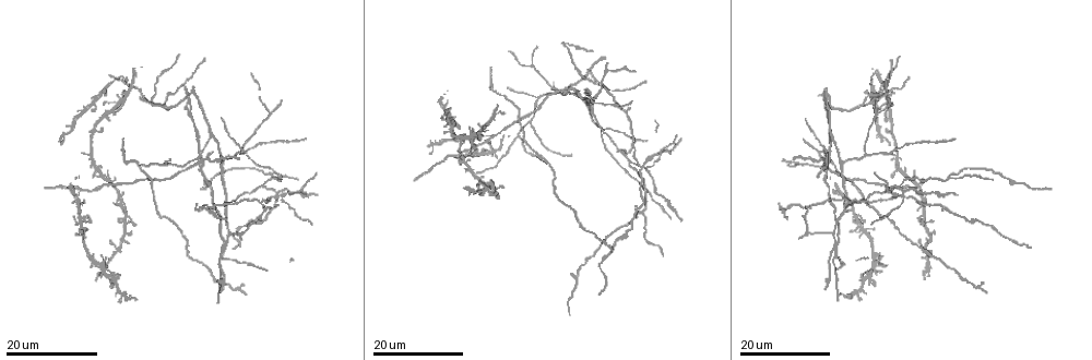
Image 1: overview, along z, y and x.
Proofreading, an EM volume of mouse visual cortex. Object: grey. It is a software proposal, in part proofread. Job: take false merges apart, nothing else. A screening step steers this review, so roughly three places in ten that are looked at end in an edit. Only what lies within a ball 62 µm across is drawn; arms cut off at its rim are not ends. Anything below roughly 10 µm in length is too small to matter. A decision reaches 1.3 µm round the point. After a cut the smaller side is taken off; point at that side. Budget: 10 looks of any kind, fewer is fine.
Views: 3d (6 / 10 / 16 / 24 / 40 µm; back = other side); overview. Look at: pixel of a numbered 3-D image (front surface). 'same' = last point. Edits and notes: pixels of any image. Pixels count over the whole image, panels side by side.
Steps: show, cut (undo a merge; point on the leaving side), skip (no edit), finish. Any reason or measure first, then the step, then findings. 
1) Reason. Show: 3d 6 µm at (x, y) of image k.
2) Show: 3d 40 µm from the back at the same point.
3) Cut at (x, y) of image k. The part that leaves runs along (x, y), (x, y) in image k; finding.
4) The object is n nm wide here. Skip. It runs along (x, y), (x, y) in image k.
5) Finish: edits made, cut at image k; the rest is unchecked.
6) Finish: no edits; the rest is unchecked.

A fork. Show: 3d 24 µm at (951, 179) of image 1.

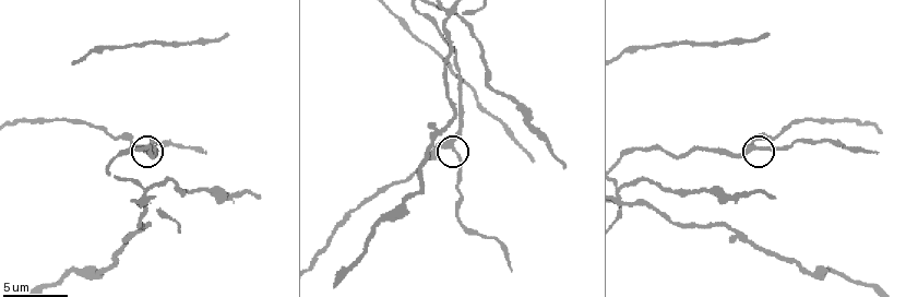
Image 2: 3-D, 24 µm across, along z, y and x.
Show: 3d 10 µm at (753, 149) of image 2.

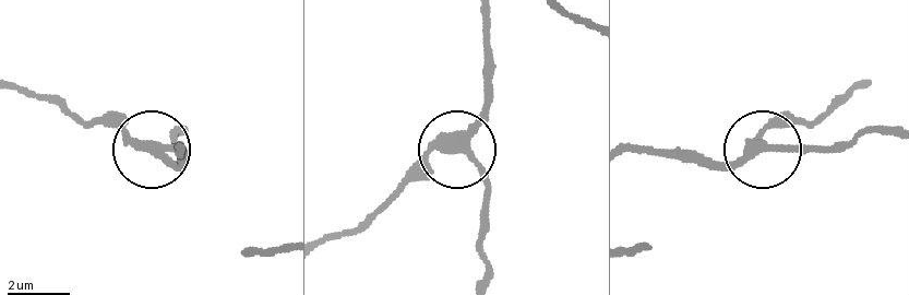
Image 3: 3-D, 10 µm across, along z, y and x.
The object is 300 nm wide here. Skip. It runs along (630, 151), (661, 148), (740, 164), (770, 148), (830, 148) in image 3; one cell here.

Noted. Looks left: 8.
Three-way junction. Show: 3d 16 µm at (591, 114) of image 1.

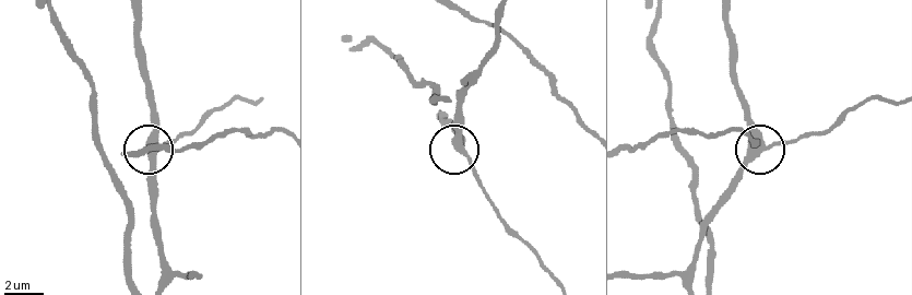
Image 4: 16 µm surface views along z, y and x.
Show: 3d 6 µm at (760, 149) of image 4.

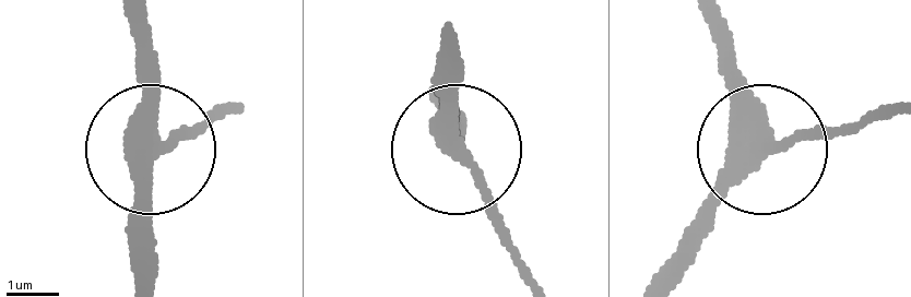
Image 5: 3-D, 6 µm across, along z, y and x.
3 arms meet here. Skip. It runs along (707, 23), (759, 154), (681, 241) in image 5; one cell here.

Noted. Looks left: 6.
Show: 3d 10 µm at (621, 204) of image 2.

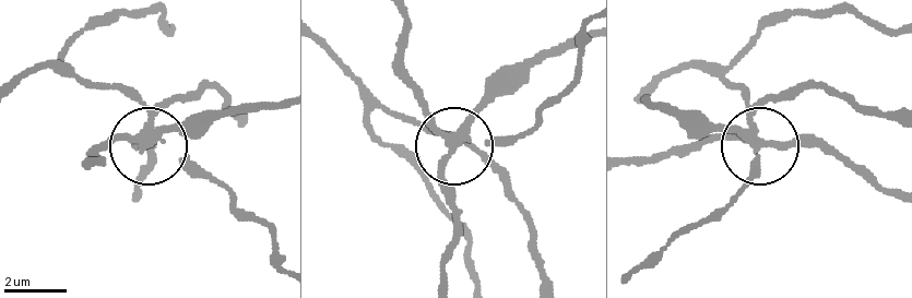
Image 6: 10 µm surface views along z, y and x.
The side arm is 39 µm long. Cut at (117, 139) of image 6. The part that leaves runs along (151, 129), (113, 139), (96, 159) in image 6; two cells meet here.

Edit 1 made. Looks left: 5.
Branch point. Show: 3d 24 µm at (843, 161) of image 1.

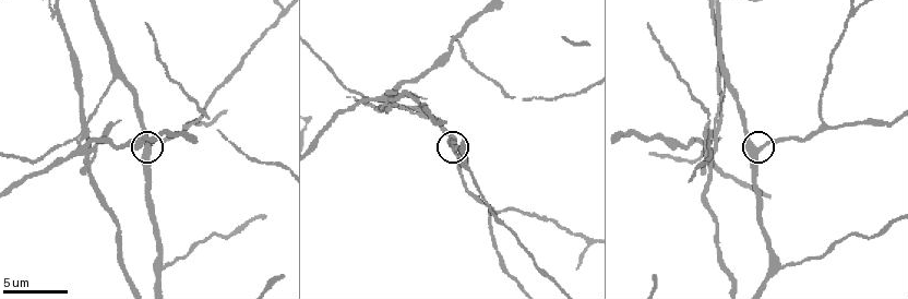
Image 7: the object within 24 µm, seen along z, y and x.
Zoom in. Show: 3d 6 µm at (757, 151) of image 7.

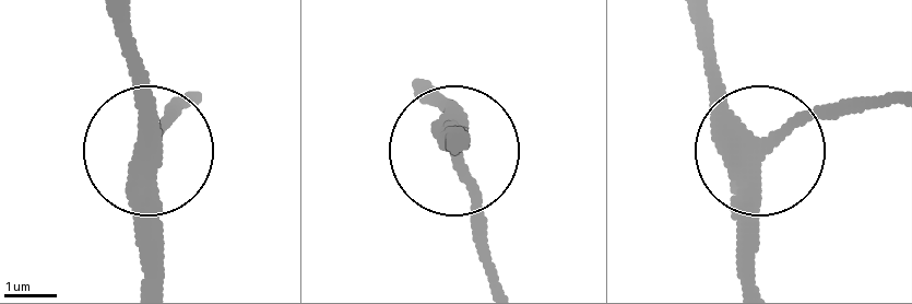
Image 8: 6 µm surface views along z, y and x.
The object is 370 nm wide here. Skip. Continuous, no second cell.

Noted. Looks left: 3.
Three arms meet. Show: 3d 24 µm at (151, 100) of image 1.

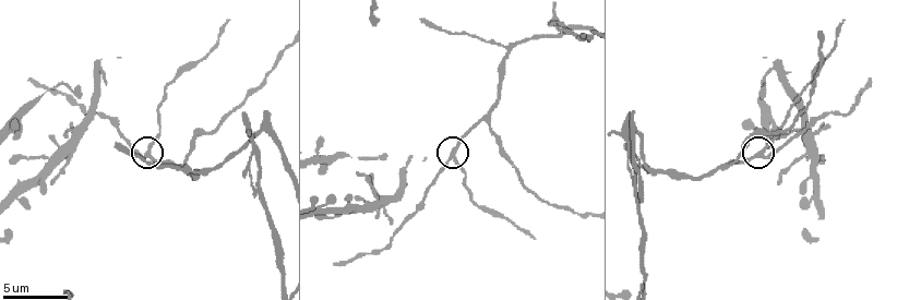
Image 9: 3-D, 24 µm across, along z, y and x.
Show: 3d 6 µm at (149, 153) of image 9.

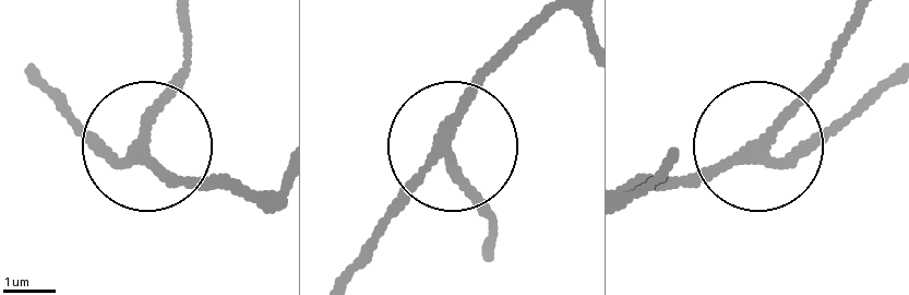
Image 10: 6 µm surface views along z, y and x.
Skip. It runs along (242, 195), (177, 186), (143, 151), (143, 111), (190, 51) in image 10; continuous, no second cell.

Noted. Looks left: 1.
Finish: edits made, cut at image 6; the rest is unchecked.

